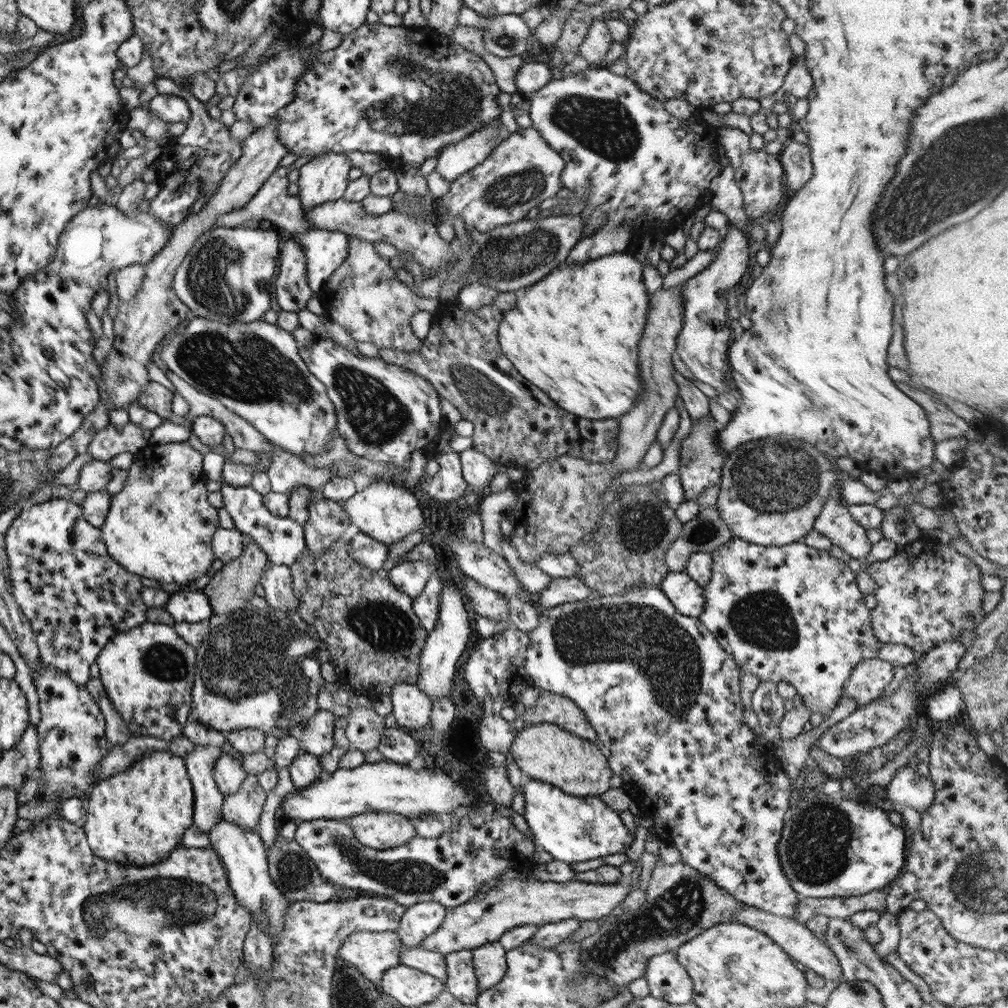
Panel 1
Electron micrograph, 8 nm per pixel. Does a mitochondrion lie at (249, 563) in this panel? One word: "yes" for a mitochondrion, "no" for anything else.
no

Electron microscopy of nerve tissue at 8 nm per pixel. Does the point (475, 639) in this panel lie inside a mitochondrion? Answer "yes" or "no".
no

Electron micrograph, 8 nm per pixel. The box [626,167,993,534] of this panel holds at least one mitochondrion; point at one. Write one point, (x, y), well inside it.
(771, 477)

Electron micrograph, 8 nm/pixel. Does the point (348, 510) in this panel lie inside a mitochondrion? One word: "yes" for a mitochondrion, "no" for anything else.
no

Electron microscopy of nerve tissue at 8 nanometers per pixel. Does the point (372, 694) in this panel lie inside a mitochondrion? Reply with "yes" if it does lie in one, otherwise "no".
no

